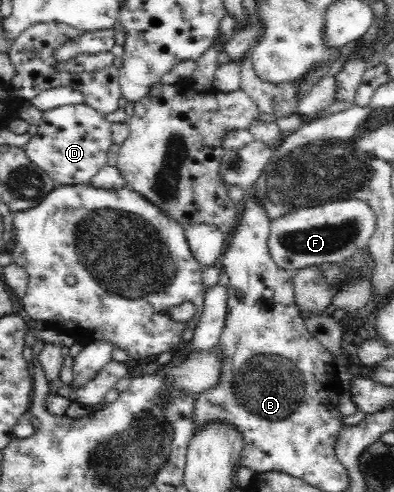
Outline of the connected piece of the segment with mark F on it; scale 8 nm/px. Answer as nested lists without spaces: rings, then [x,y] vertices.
[[[348,199],[324,203],[324,206],[306,207],[282,215],[270,223],[269,252],[276,265],[291,271],[307,266],[329,266],[350,259],[356,252],[366,250],[376,231],[376,214],[364,200]]]

